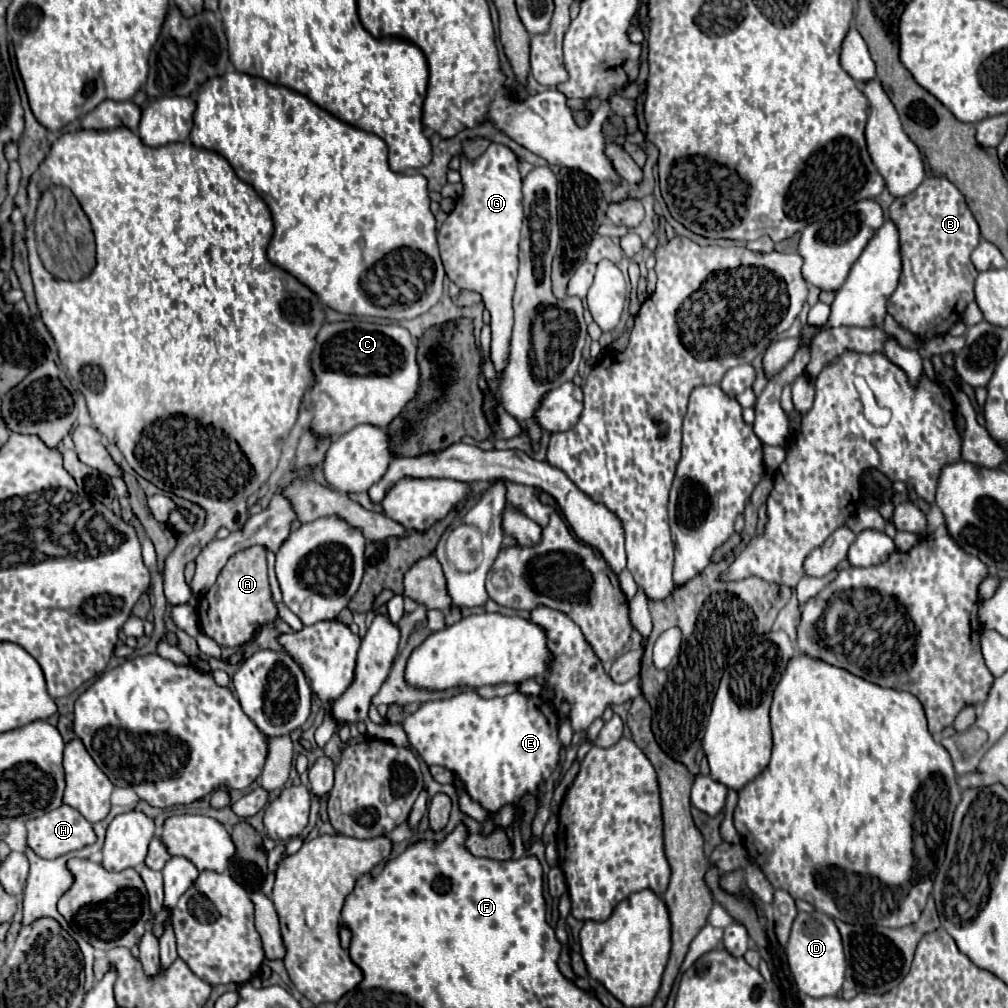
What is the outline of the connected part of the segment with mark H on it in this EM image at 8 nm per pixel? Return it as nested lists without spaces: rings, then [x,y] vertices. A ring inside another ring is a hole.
[[[66,804],[40,818],[28,820],[26,830],[26,844],[40,858],[58,858],[96,842],[92,824]]]

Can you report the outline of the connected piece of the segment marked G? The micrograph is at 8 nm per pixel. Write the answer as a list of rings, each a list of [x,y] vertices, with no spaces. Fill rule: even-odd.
[[[490,144],[474,162],[462,156],[460,164],[464,194],[438,230],[440,256],[448,278],[464,288],[480,292],[484,306],[492,316],[492,362],[500,374],[508,360],[508,344],[512,332],[512,294],[518,270],[518,242],[524,218],[522,180],[516,154],[504,144]]]

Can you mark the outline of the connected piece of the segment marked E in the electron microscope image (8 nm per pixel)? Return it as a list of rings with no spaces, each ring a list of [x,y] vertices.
[[[468,690],[454,698],[430,700],[424,702],[416,714],[406,716],[402,726],[408,742],[418,750],[426,764],[438,764],[452,770],[466,784],[470,798],[478,800],[490,812],[496,812],[504,804],[518,804],[526,792],[536,794],[538,786],[558,766],[558,716],[546,700],[540,698],[538,706],[538,698],[526,696],[522,692],[482,698],[476,690]]]

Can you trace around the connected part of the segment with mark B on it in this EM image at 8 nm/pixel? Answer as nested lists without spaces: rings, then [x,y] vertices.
[[[936,176],[926,178],[912,194],[896,198],[890,206],[890,220],[896,224],[900,236],[902,272],[898,288],[888,300],[888,314],[892,314],[902,326],[910,328],[912,334],[920,336],[922,340],[934,338],[936,334],[946,334],[974,300],[974,280],[978,272],[970,262],[970,252],[980,242],[980,228],[960,190],[950,180]]]

